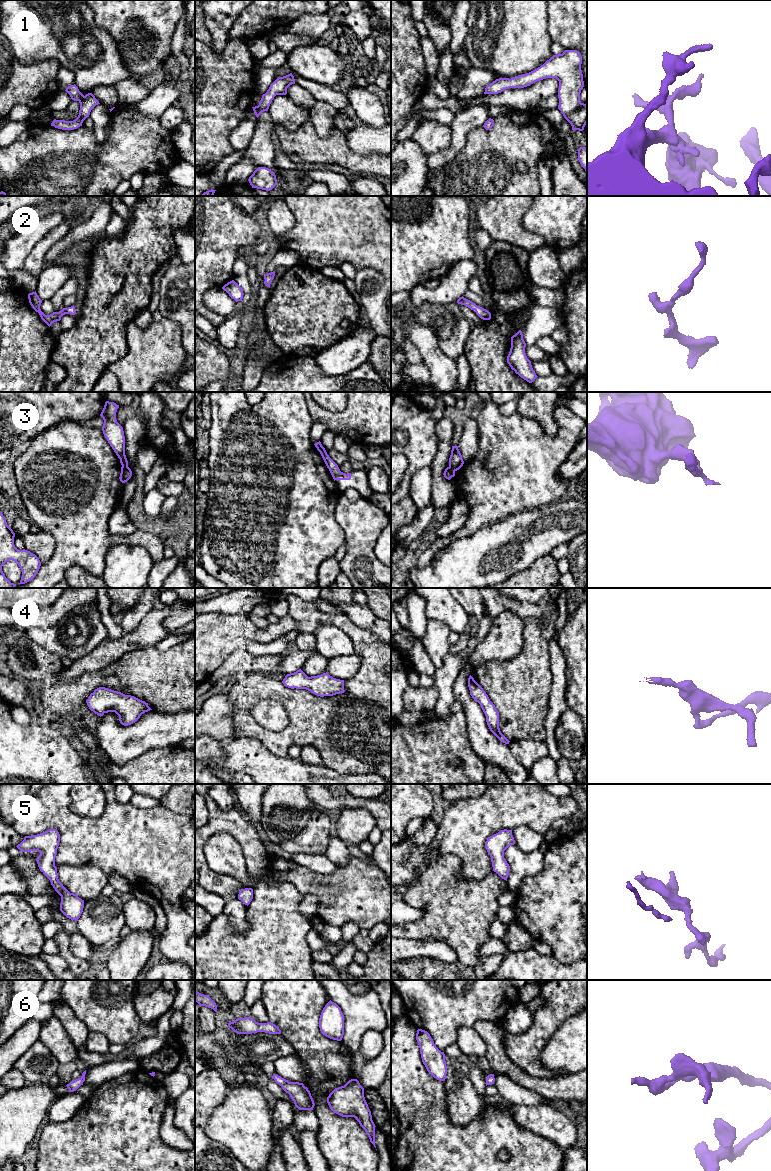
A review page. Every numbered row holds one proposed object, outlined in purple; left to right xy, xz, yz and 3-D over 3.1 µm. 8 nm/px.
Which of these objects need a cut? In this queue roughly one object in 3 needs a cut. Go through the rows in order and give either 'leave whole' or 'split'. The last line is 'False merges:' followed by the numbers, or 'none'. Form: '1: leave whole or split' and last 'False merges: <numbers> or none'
1: leave whole
2: leave whole
3: split
4: leave whole
5: leave whole
6: leave whole
False merges: 3

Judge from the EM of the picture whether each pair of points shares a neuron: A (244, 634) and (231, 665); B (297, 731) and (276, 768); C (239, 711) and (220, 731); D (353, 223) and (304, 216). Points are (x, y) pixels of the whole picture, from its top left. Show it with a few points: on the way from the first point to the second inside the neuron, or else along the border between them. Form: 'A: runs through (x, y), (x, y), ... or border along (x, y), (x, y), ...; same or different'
A: border along (244, 646), (236, 649), (221, 664); different
B: border along (262, 745), (276, 755), (286, 756); different
C: border along (228, 696), (232, 706), (233, 736); different
D: runs through (341, 217), (316, 216); same

